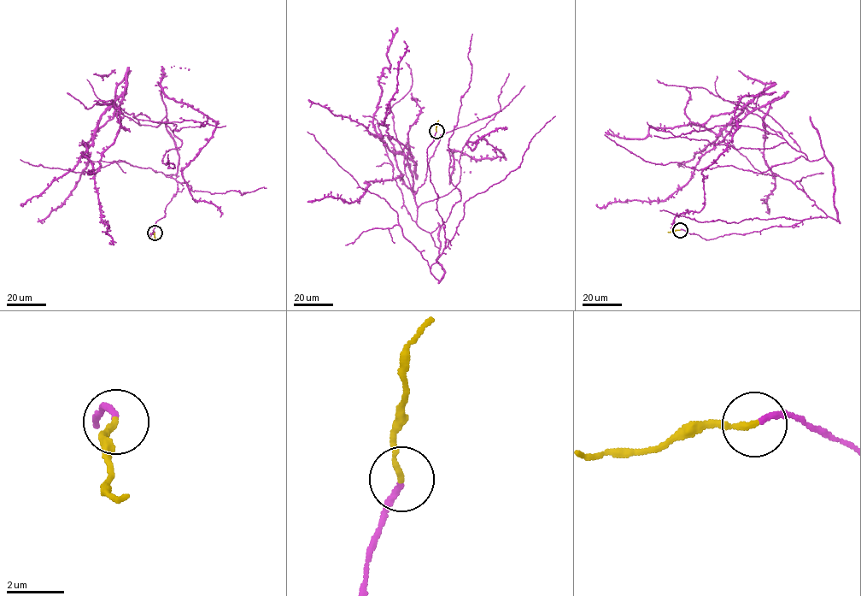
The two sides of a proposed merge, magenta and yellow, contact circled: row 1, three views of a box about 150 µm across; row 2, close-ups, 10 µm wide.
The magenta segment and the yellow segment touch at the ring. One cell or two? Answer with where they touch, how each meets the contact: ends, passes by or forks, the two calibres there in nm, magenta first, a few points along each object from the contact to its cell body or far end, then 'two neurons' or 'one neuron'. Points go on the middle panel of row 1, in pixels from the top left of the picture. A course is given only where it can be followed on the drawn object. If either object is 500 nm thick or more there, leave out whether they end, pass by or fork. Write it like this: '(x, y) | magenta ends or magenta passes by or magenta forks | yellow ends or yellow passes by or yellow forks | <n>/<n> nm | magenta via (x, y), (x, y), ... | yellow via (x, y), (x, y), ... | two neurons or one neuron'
(436, 131) | magenta ends | yellow ends | 200/190 nm | magenta via (436, 132), (440, 280), (439, 249), (400, 177), (412, 187), (408, 150), (381, 124), (403, 41) | yellow via (436, 131), (438, 120) | one neuron

